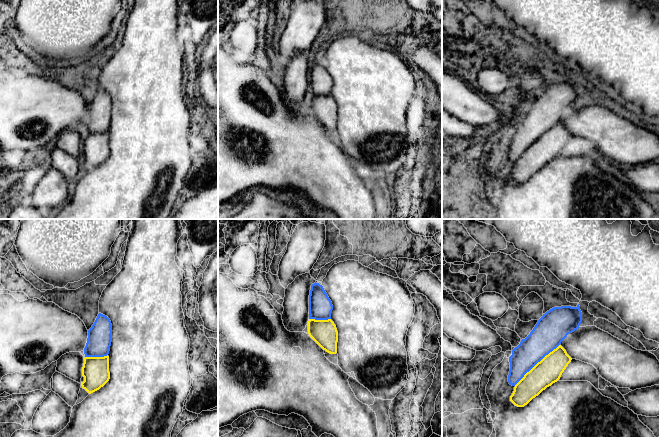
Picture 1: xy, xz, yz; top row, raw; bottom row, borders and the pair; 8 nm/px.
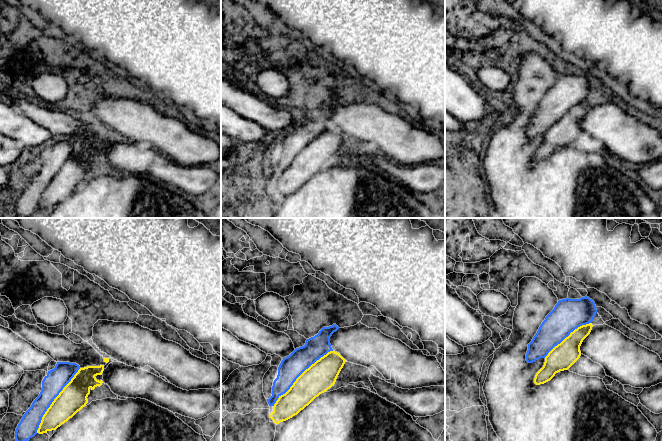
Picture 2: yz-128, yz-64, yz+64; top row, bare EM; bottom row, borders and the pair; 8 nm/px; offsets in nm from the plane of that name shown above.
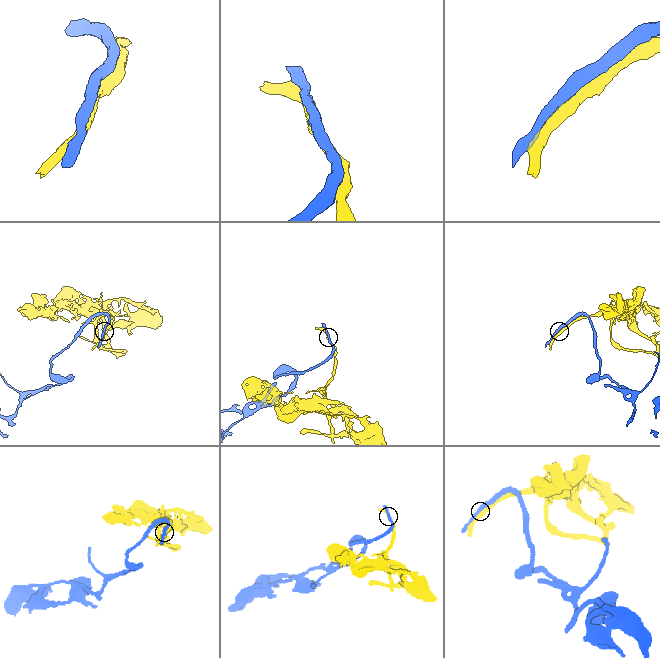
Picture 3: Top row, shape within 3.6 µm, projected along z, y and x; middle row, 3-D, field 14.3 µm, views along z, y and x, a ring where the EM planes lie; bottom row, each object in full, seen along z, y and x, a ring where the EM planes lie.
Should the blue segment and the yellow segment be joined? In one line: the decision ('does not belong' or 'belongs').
belongs

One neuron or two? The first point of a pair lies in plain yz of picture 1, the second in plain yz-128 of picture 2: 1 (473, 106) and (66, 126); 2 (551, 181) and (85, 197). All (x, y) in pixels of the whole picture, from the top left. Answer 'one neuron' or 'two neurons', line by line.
1: one neuron
2: one neuron

